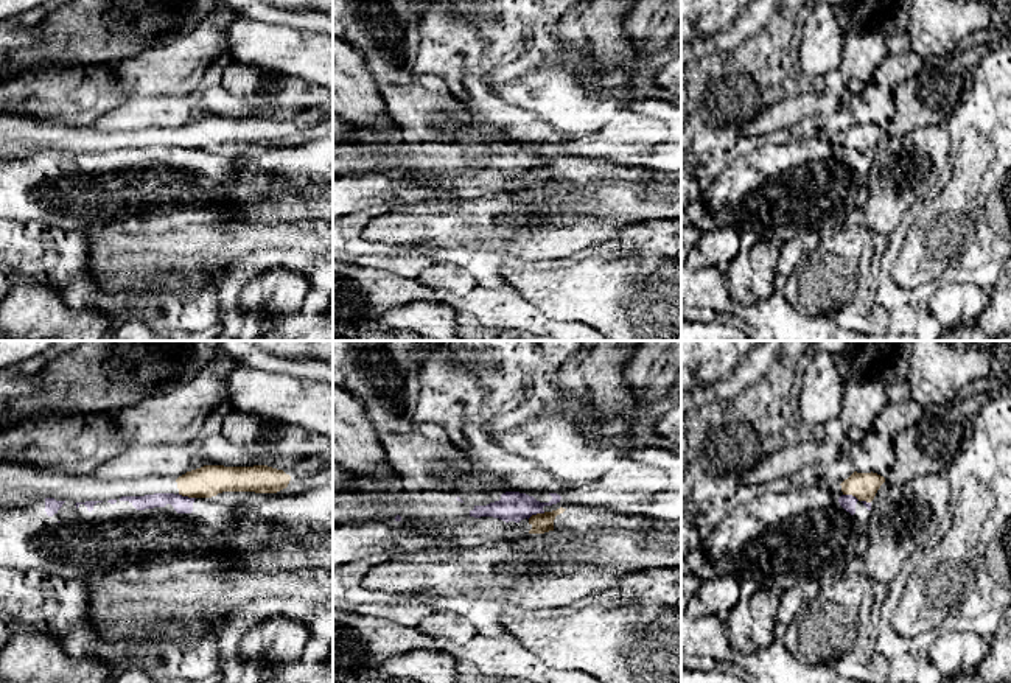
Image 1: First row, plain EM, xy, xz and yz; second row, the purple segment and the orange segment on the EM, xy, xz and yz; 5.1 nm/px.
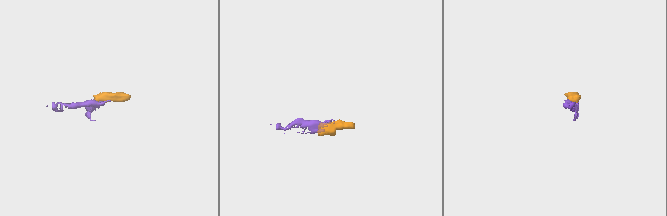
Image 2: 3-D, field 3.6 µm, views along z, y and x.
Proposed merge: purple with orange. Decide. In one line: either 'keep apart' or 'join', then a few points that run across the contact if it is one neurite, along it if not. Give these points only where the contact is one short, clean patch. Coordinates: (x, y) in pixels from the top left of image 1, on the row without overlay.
keep apart | xy (178, 145), (195, 150)

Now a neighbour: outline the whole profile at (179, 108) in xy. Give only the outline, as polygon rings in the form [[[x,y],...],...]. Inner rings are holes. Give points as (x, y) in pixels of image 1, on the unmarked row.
[[[156,96],[126,101],[93,121],[103,132],[131,132],[149,128],[182,128],[188,123],[191,100]]]

